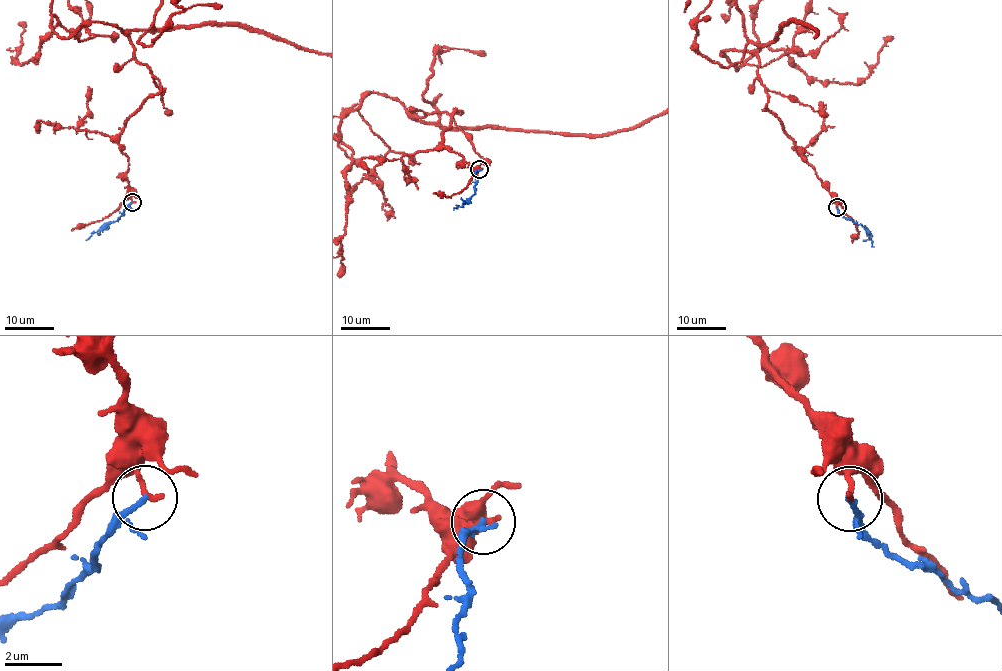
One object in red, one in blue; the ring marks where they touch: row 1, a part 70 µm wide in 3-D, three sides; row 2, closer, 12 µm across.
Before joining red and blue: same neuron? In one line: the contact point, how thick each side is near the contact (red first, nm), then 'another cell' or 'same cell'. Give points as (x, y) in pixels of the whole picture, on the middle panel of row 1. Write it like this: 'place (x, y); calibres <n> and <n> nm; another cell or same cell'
place (479, 169); calibres 200 and 150 nm; another cell

